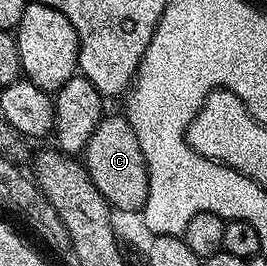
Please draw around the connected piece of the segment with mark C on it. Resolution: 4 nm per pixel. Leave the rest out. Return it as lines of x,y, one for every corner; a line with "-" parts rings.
106,115
95,127
91,139
83,150
83,164
91,175
91,181
107,199
114,210
122,209
125,213
144,210
149,190
149,172
143,155
143,147
139,147
139,139
135,139
135,131
131,127
128,116
112,117

